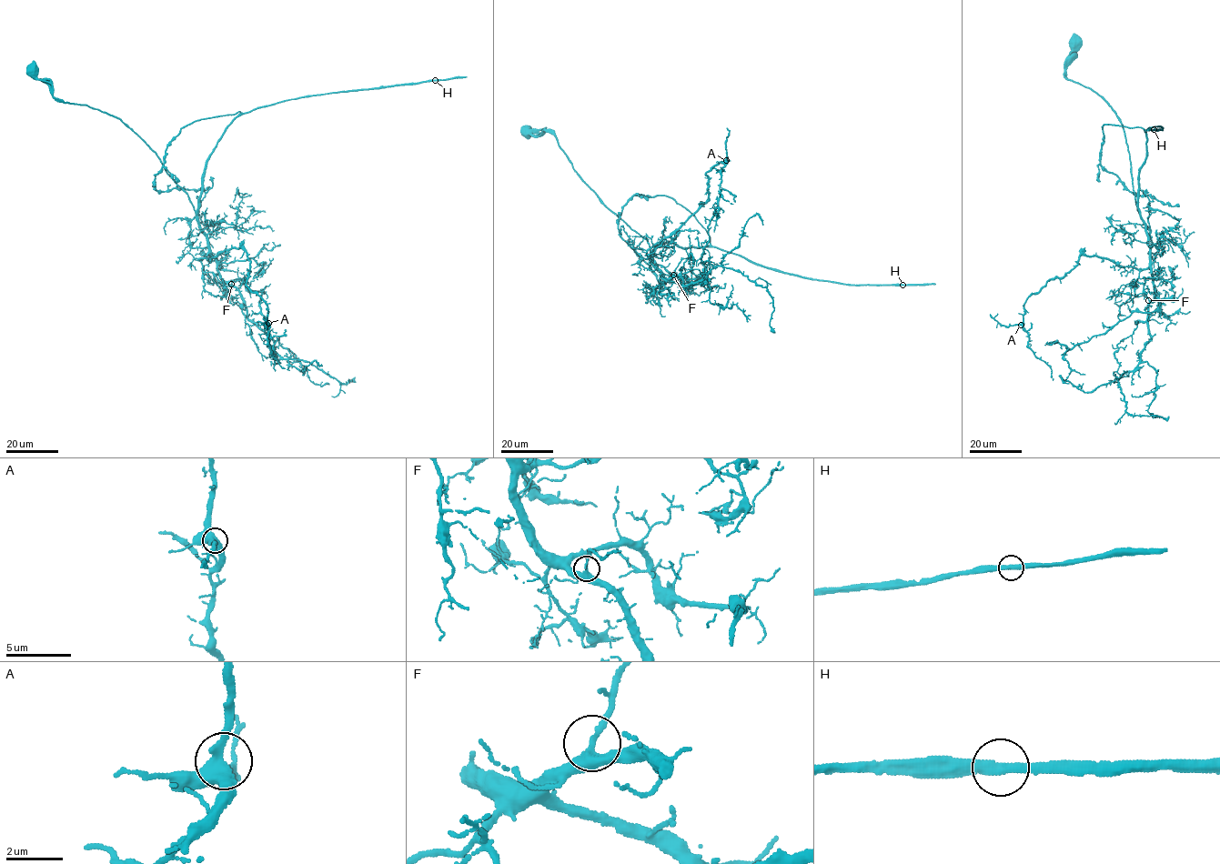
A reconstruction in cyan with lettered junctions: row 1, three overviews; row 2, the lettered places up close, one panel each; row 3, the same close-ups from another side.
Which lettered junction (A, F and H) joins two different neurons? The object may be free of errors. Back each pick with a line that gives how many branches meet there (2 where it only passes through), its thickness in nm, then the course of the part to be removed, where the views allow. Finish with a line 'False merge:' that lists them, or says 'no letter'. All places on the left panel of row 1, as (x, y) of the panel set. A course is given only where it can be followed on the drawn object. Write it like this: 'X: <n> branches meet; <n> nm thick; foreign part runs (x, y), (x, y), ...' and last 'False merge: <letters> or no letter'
False merge: no letter

